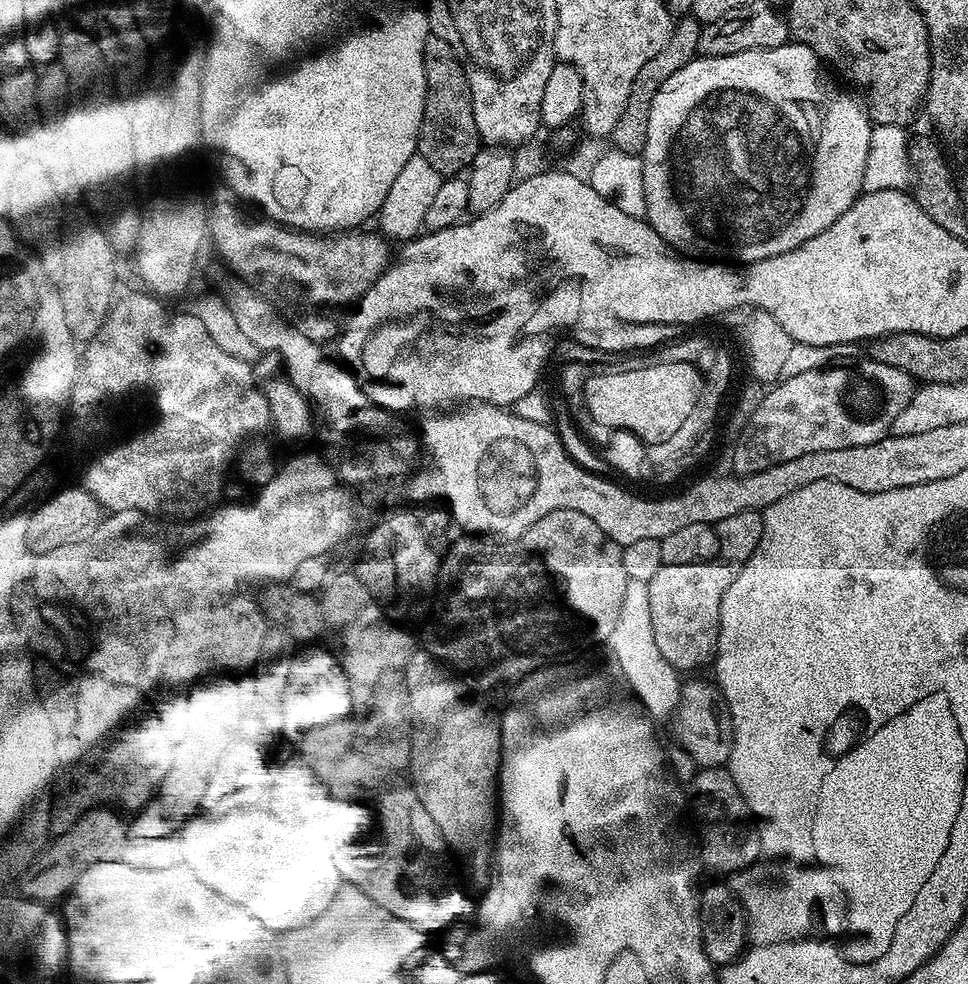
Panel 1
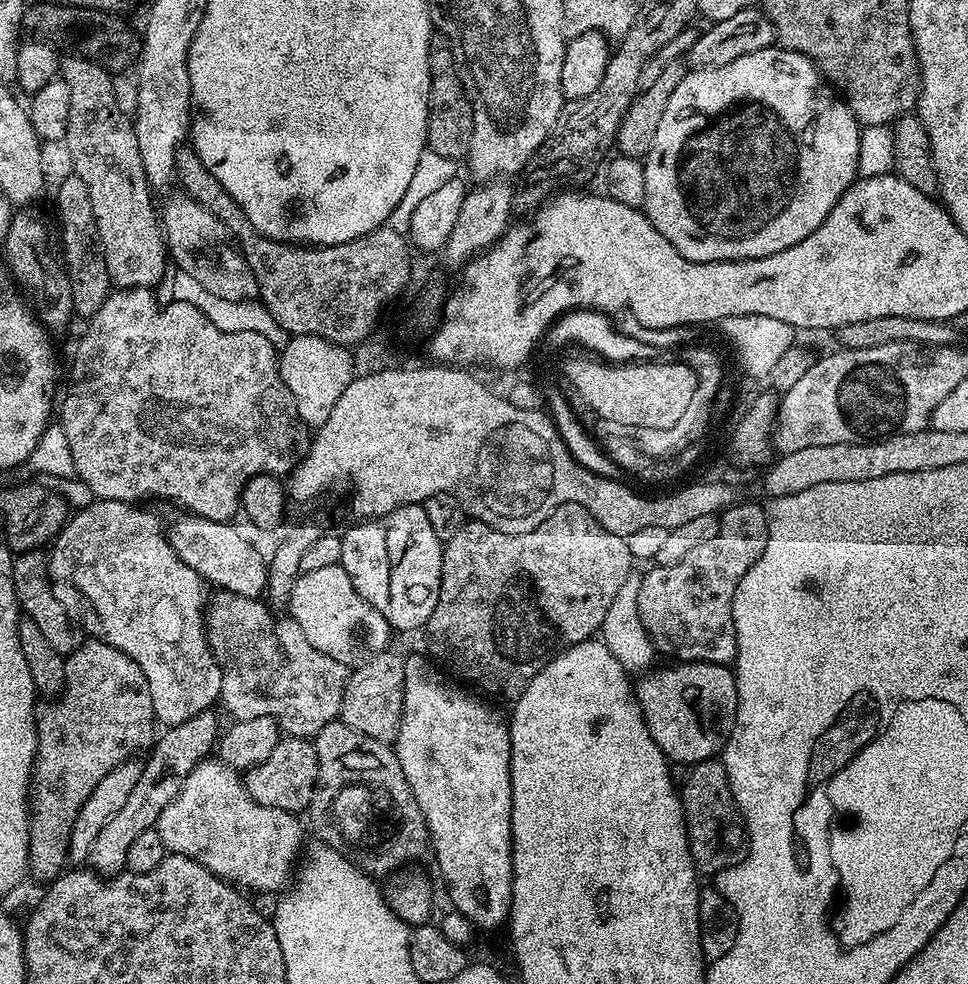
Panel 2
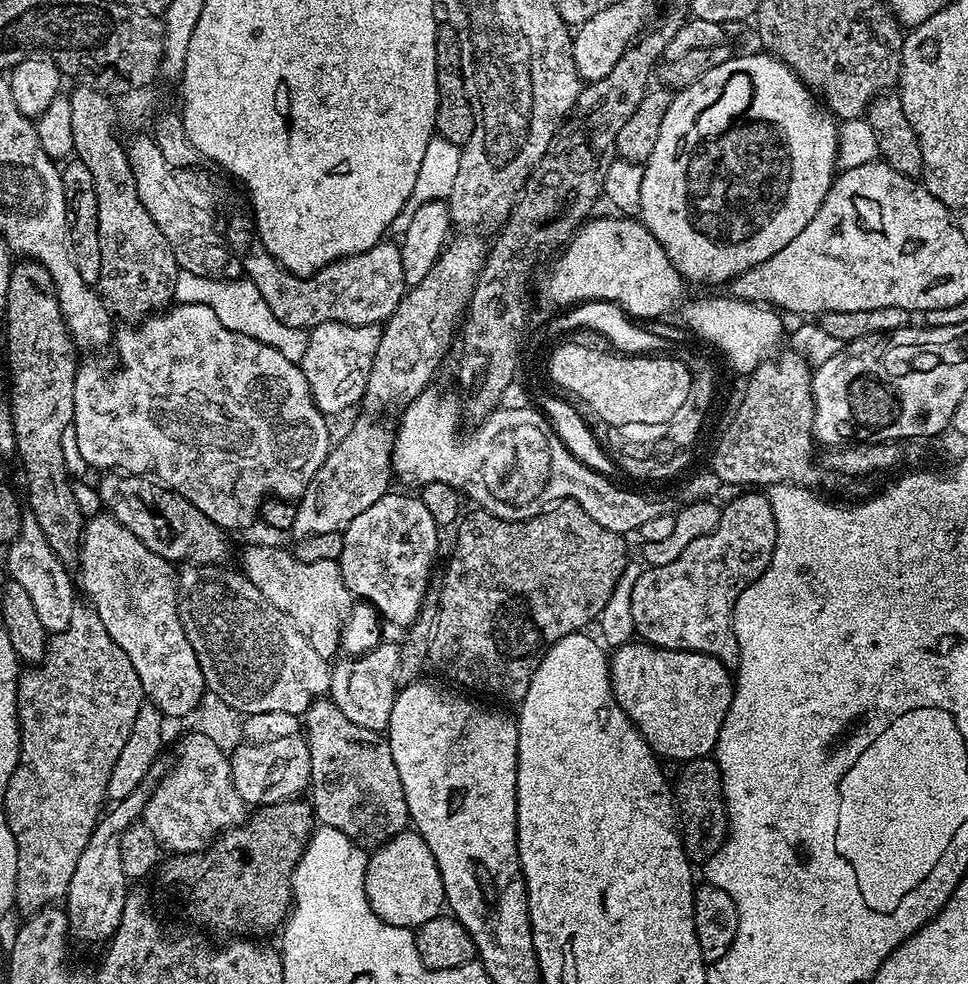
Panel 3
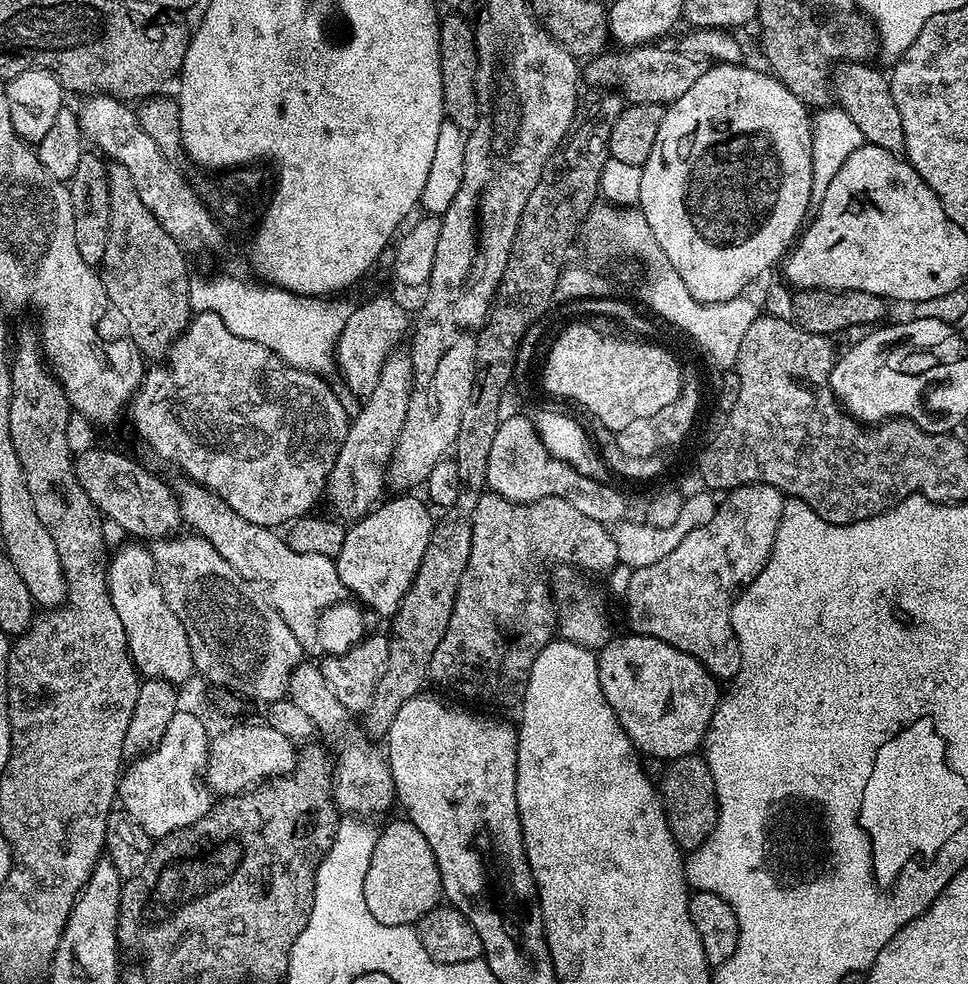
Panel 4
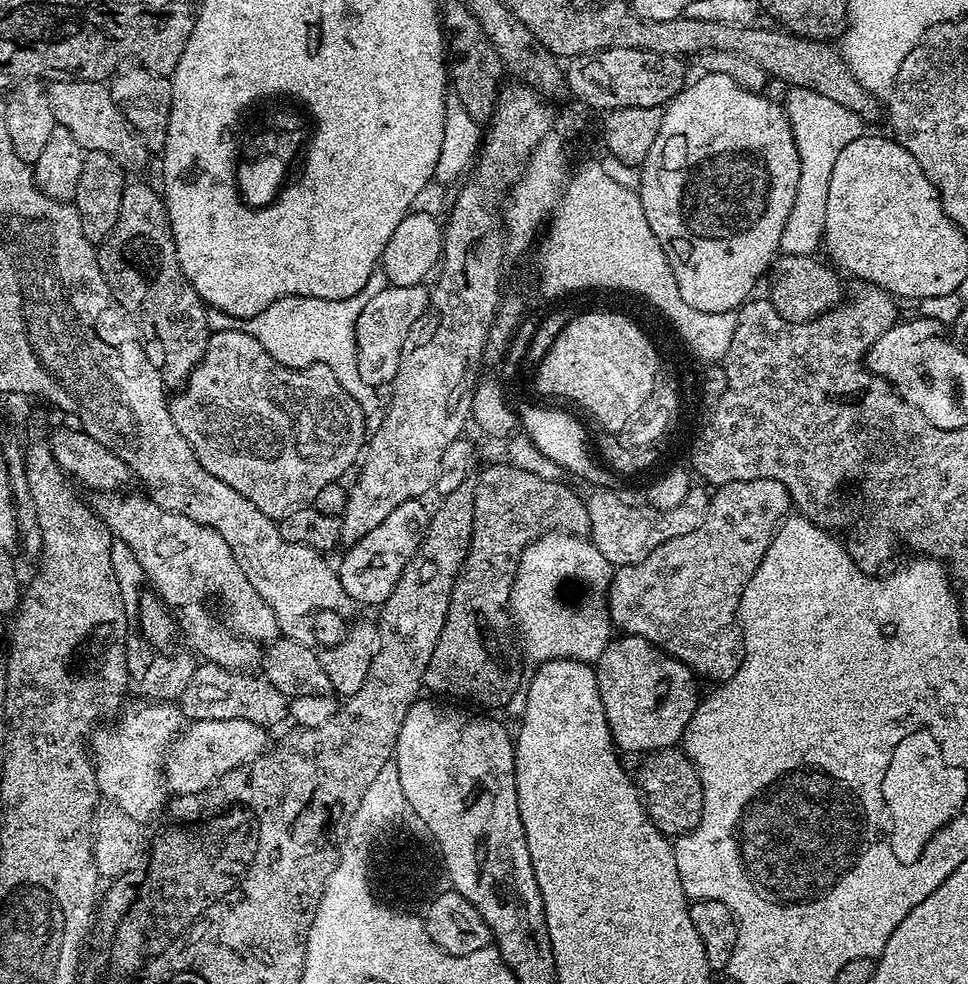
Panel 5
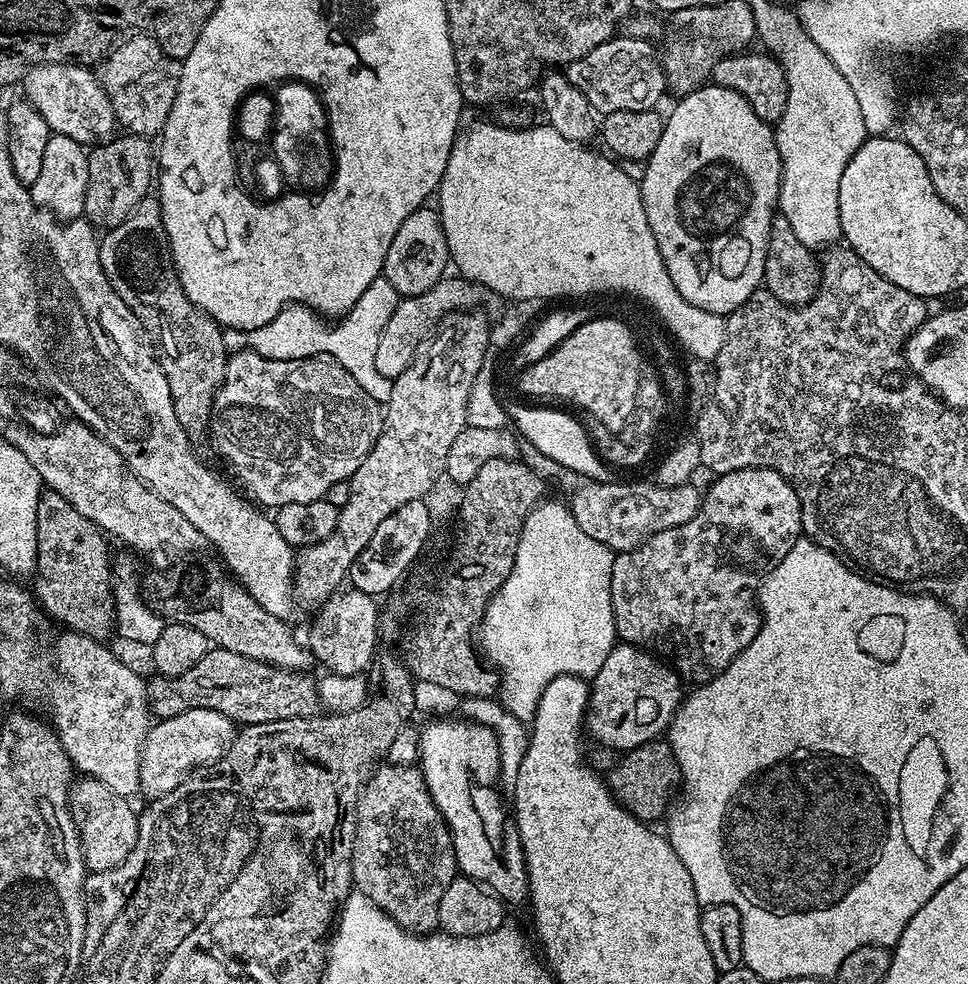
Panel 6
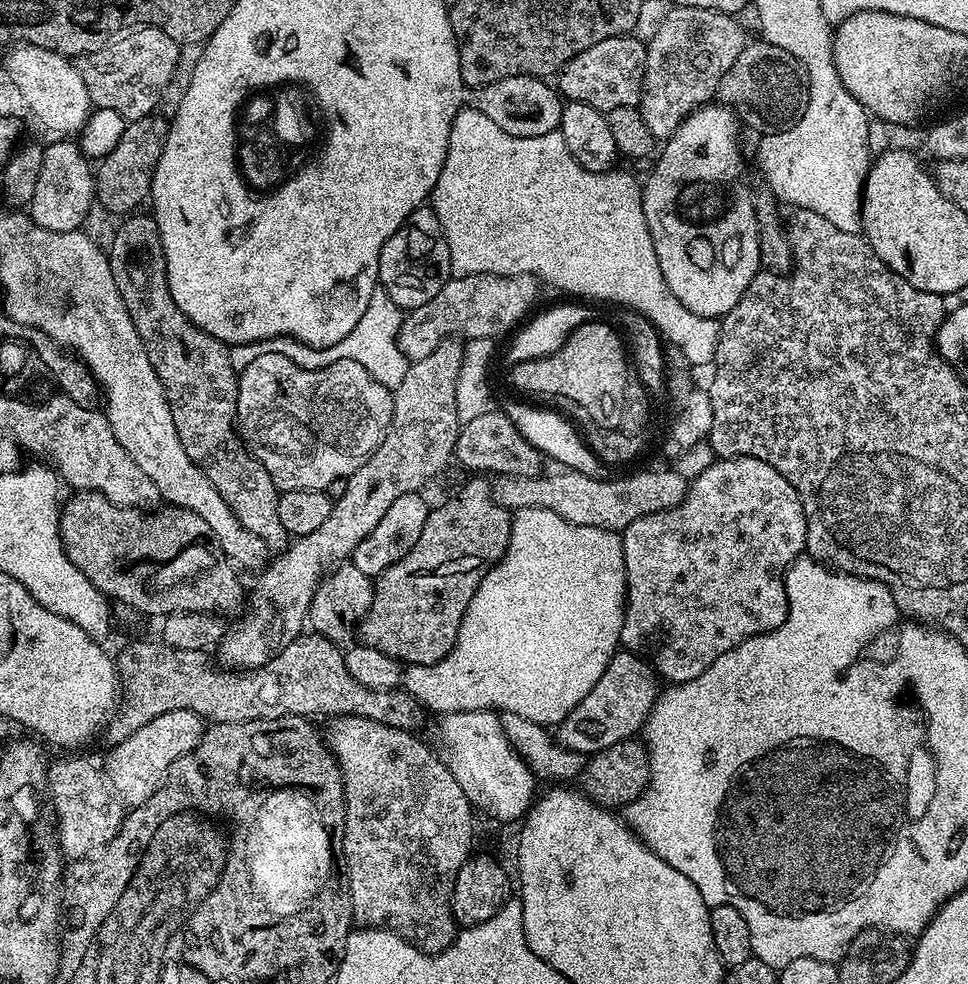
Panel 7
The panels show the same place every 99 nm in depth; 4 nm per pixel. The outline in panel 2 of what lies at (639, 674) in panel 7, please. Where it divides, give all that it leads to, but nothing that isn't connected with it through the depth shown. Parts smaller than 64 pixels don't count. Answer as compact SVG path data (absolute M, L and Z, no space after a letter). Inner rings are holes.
M701 660L673 665L673 668L657 667L635 681L636 700L640 703L646 726L664 755L677 765L691 766L719 757L736 725L733 669Z

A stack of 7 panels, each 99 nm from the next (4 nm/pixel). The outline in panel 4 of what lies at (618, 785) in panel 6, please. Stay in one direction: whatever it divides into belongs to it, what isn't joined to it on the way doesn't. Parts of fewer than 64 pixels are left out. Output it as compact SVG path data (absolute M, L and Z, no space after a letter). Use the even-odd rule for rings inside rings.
M693 754L671 761L664 769L662 783L664 815L668 828L672 831L676 845L685 853L691 854L716 829L718 802L714 790L714 774L710 774L710 766L704 761L703 755Z

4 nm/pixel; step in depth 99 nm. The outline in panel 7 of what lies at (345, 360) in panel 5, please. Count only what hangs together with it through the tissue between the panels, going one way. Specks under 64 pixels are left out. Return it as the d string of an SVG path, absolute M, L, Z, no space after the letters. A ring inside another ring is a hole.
M383 290L370 294L370 306L366 306L366 314L358 321L358 326L342 342L338 342L335 348L312 348L301 340L293 340L291 336L279 336L273 340L259 340L253 344L234 344L228 349L230 362L236 373L246 370L254 358L262 354L282 354L290 358L290 362L301 364L303 368L318 368L321 365L332 364L337 360L357 360L382 386L395 389L406 378L406 370L410 361L402 354L396 339L400 333L400 327L404 321L405 313Z

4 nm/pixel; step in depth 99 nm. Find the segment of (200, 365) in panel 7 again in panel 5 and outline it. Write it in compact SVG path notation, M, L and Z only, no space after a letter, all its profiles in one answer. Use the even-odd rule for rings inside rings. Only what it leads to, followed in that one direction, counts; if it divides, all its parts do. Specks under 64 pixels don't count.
M125 183L122 210L118 210L118 222L114 222L114 230L110 230L110 234L99 245L98 255L100 269L114 298L132 315L133 320L142 325L142 332L146 337L143 341L144 349L150 362L159 370L162 382L172 390L183 388L206 354L210 335L209 309L194 290L194 286L190 286L186 274L182 274L172 228L168 225L168 208L164 204L163 195L157 189L155 192L148 184Z

